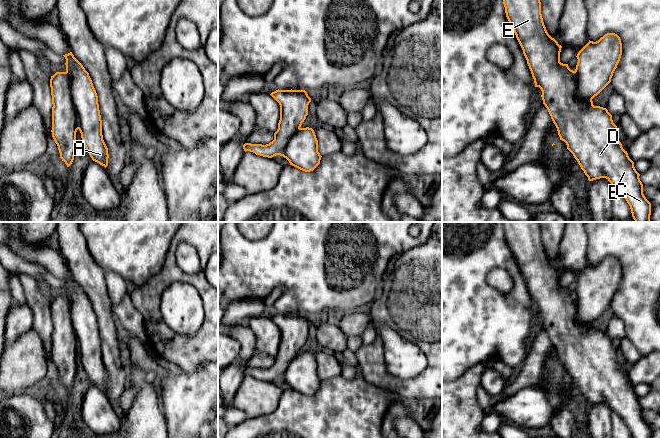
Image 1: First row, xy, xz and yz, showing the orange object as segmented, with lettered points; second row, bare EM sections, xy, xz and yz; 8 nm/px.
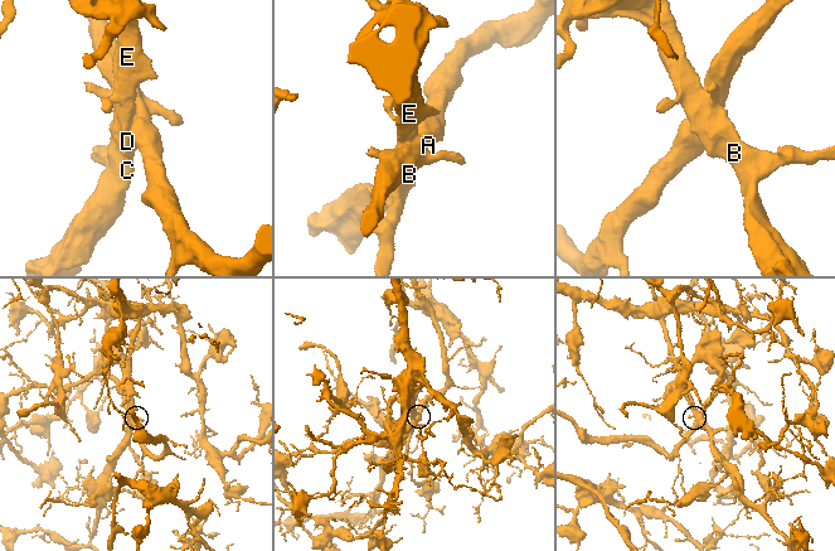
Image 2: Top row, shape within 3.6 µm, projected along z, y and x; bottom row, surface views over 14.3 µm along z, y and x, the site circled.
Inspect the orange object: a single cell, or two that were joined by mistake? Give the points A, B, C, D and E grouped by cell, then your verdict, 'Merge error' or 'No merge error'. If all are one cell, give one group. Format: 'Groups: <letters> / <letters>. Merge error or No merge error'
Groups: A / B C D E. Merge error

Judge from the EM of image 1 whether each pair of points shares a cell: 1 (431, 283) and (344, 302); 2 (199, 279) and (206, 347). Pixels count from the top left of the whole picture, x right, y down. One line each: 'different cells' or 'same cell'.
1: different cells
2: same cell

